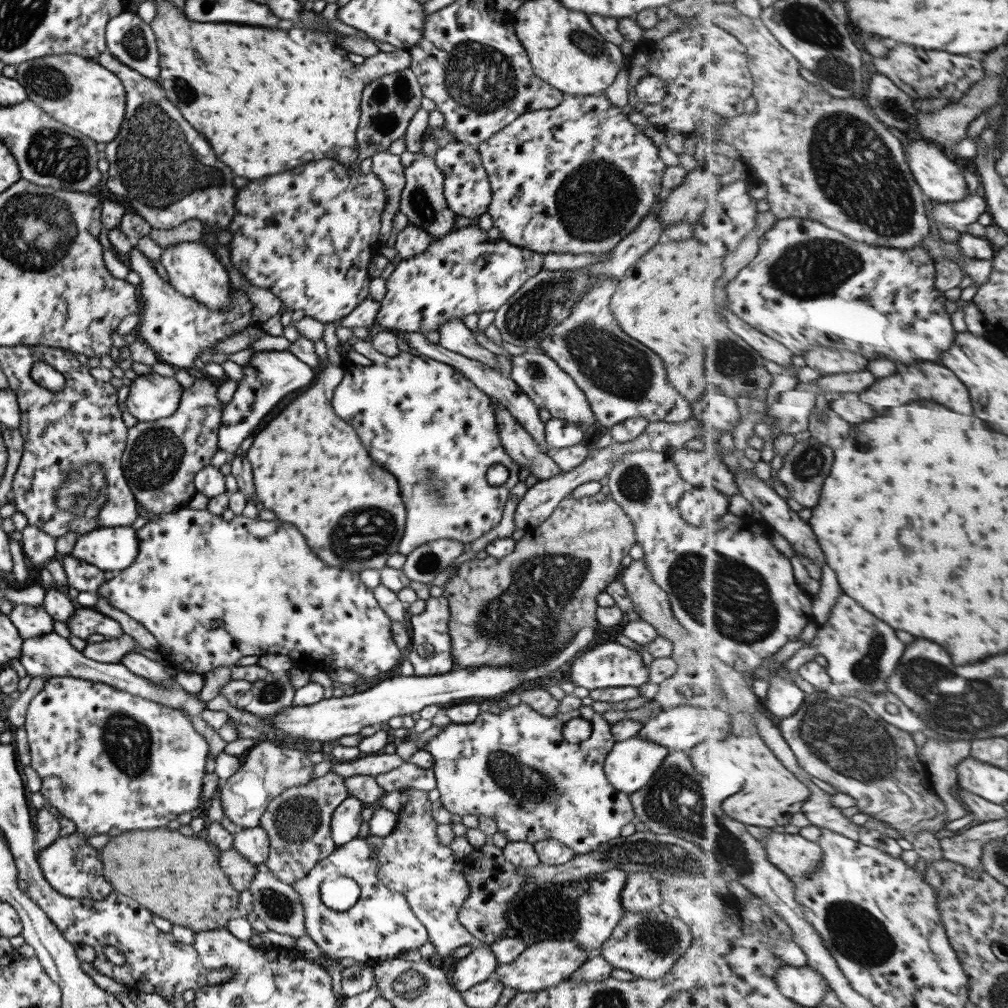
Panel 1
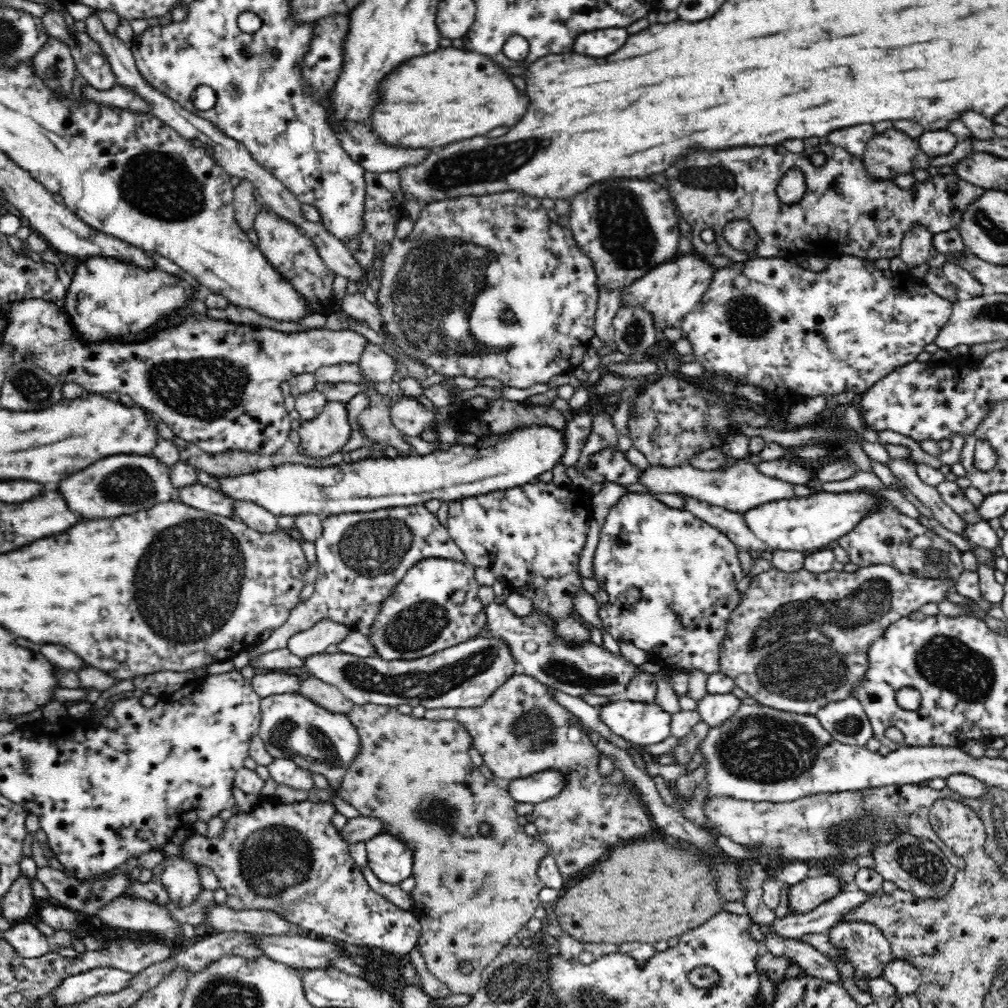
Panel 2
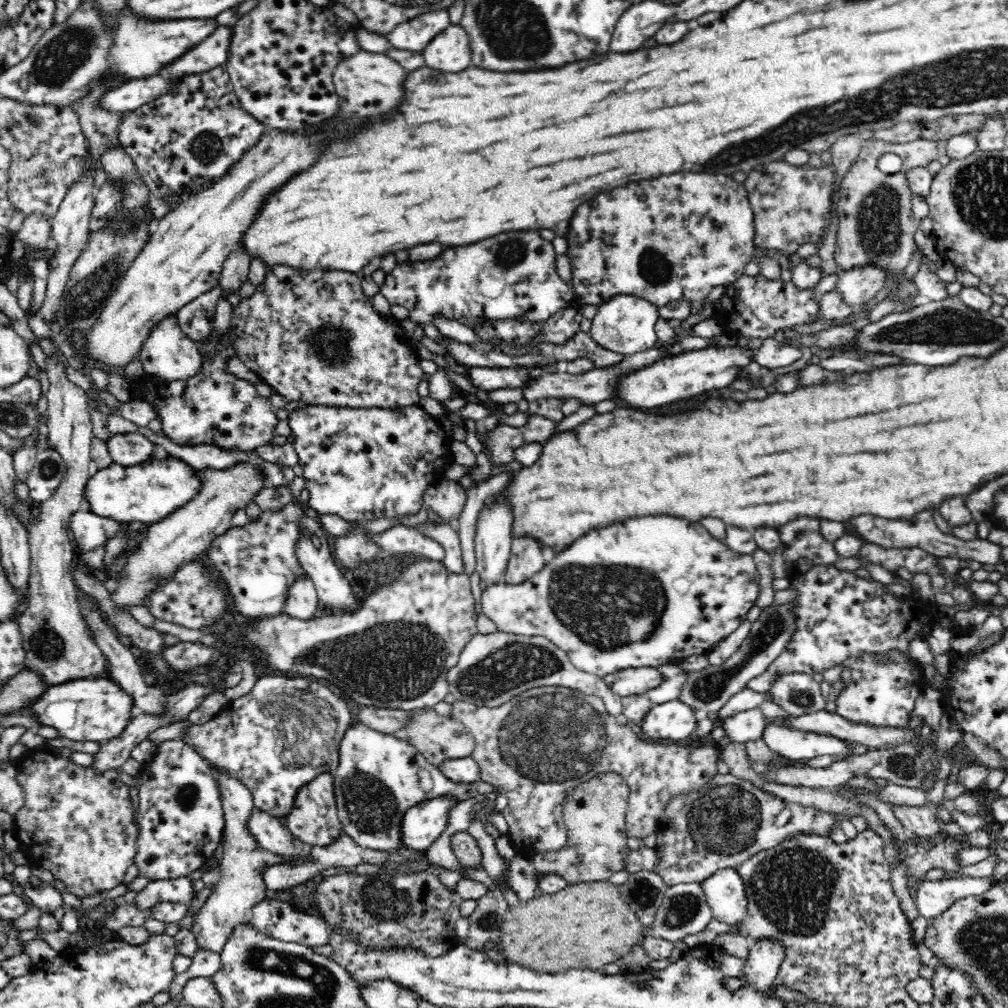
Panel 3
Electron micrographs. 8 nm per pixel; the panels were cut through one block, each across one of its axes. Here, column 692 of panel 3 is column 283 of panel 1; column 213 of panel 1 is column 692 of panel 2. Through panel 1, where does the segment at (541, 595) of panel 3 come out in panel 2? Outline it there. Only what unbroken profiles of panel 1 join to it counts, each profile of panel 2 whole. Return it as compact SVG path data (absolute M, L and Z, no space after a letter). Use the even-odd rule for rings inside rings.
M636 488L632 494L622 496L618 502L612 506L610 512L601 526L600 534L592 557L592 580L596 580L598 591L604 590L608 595L606 604L597 604L596 614L602 621L602 630L610 634L616 642L629 642L640 650L647 653L650 658L664 660L669 667L680 666L683 669L698 668L707 672L709 675L718 673L718 657L722 641L726 636L727 622L730 613L740 605L740 595L736 591L738 580L743 578L740 562L738 561L739 548L721 530L710 526L707 522L696 518L691 512L680 508L670 508L662 504L658 499L651 497Z

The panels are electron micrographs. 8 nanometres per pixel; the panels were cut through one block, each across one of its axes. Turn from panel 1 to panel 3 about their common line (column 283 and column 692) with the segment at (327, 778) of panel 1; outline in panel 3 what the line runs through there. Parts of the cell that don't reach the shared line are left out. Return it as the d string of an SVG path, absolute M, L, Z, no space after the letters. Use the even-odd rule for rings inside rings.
M716 773L700 789L676 795L666 804L664 814L658 818L658 824L655 826L654 852L658 862L654 873L669 888L684 884L700 884L718 870L736 870L742 862L746 862L756 852L778 847L796 834L820 834L828 838L832 824L839 823L834 821L834 817L828 812L796 802L787 802L760 789L752 781L738 778L733 774Z

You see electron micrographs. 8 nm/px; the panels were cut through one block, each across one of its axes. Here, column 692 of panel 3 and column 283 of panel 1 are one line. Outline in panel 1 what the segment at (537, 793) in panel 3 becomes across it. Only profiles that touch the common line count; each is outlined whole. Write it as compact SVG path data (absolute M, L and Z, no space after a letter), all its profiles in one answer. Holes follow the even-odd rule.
M262 741L255 743L241 757L239 768L229 778L225 779L225 783L220 786L219 798L221 800L221 810L223 815L236 825L237 829L255 828L259 826L259 818L265 812L267 804L277 798L288 788L304 785L311 778L311 769L313 764L307 758L307 751L298 750L297 746L277 746L277 742Z

